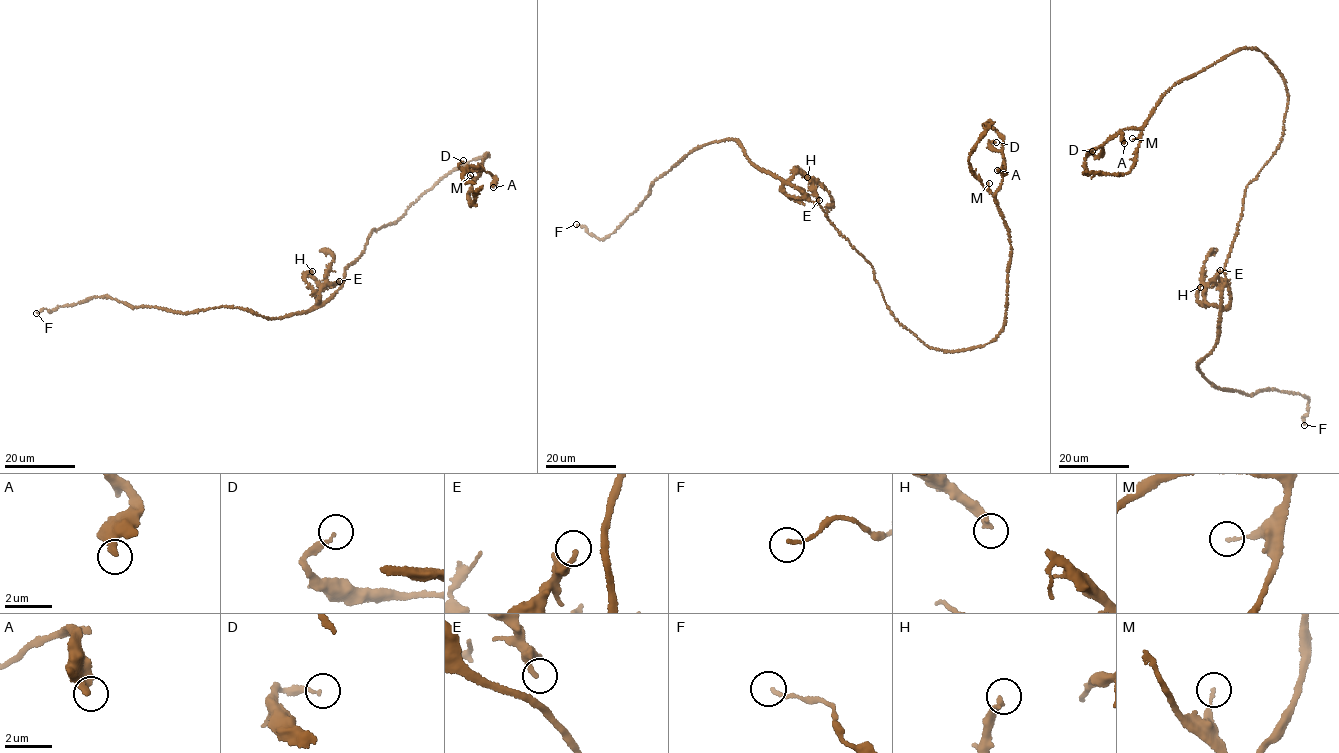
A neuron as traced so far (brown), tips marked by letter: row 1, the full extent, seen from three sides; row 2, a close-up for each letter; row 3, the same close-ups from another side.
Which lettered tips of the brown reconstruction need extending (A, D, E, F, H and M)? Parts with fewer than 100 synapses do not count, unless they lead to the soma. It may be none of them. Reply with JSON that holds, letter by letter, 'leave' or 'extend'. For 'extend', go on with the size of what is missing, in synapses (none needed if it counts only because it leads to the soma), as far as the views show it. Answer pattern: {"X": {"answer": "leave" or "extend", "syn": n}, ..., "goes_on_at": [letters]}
{"A": {"answer": "leave"}, "D": {"answer": "leave"}, "E": {"answer": "leave"}, "F": {"answer": "leave"}, "H": {"answer": "leave"}, "M": {"answer": "leave"}, "goes_on_at": []}

